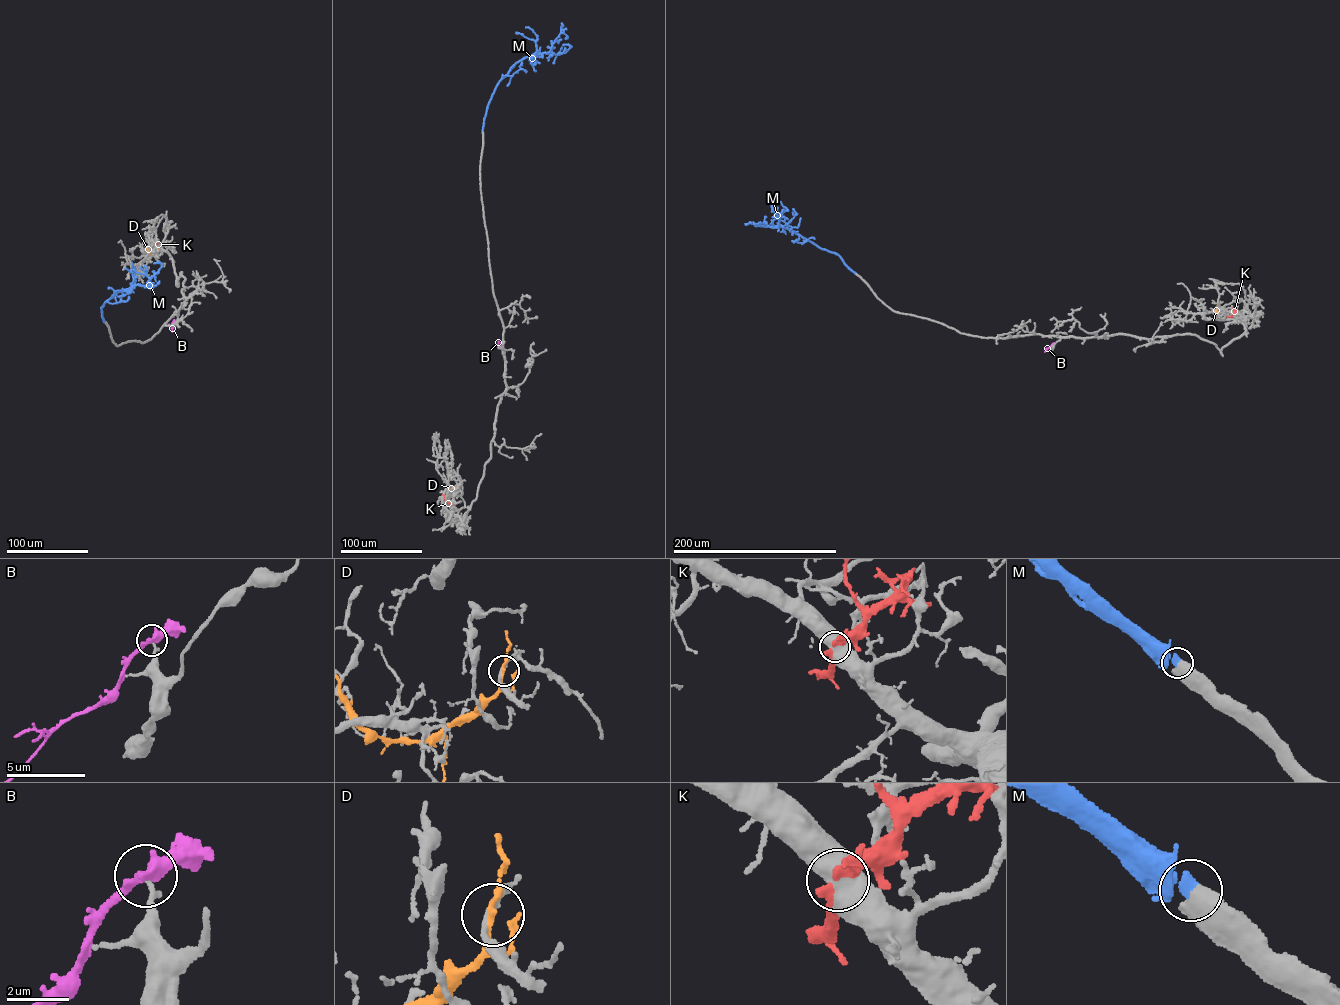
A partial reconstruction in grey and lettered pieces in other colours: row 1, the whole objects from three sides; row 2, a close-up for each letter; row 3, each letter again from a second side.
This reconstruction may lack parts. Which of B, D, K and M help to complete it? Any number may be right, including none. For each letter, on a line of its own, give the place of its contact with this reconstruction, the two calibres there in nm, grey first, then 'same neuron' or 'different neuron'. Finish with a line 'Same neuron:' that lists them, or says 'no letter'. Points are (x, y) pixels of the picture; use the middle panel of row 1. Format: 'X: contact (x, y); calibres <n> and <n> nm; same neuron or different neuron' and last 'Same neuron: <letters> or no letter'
B: contact (500, 347); calibres 170 and 340 nm; different neuron
D: contact (458, 487); calibres 190 and 170 nm; different neuron
K: contact (453, 504); calibres 800 and 280 nm; different neuron
M: contact (483, 132); calibres 700 and 240 nm; same neuron
Same neuron: M

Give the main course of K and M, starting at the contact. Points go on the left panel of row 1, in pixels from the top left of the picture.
K: (156, 248), (143, 255)
M: (104, 321), (100, 308), (108, 299), (134, 285), (149, 283), (145, 274), (134, 270), (132, 262)

